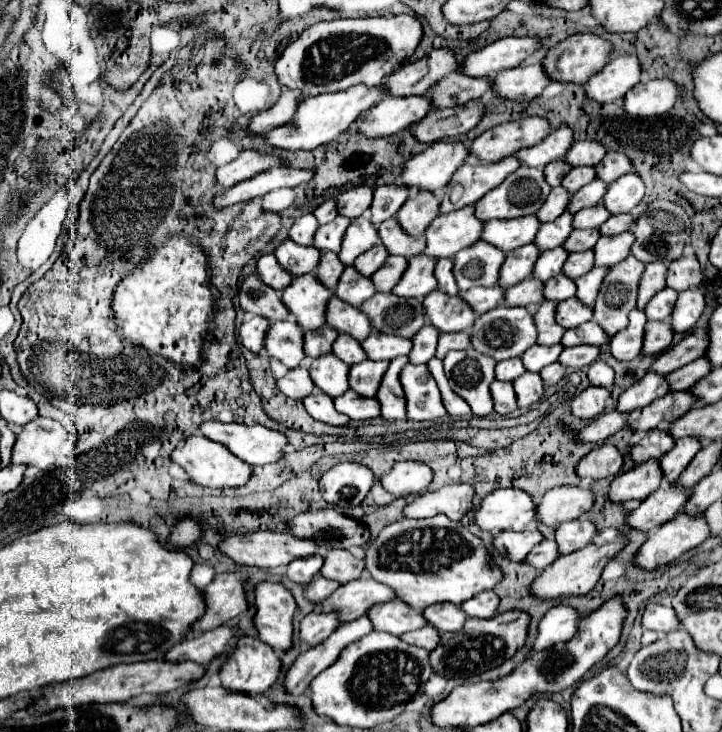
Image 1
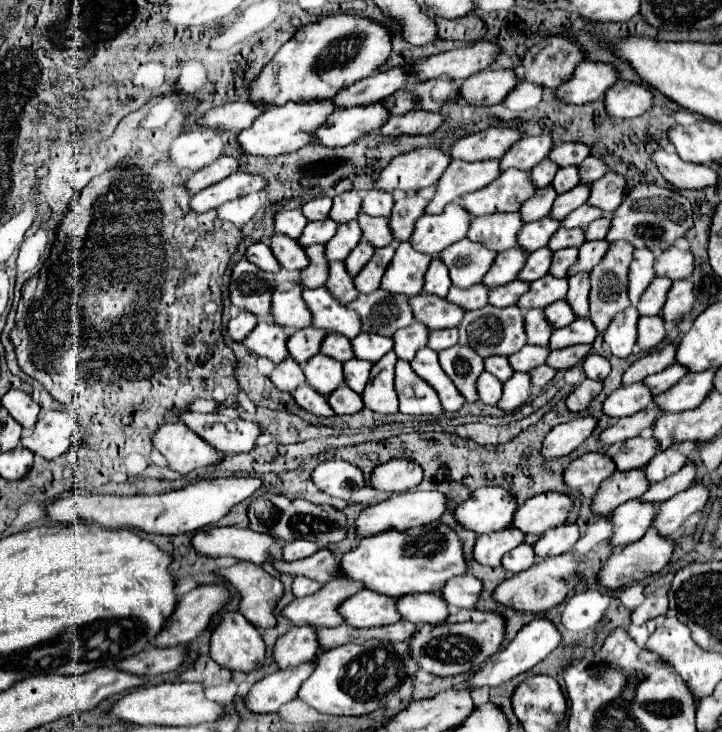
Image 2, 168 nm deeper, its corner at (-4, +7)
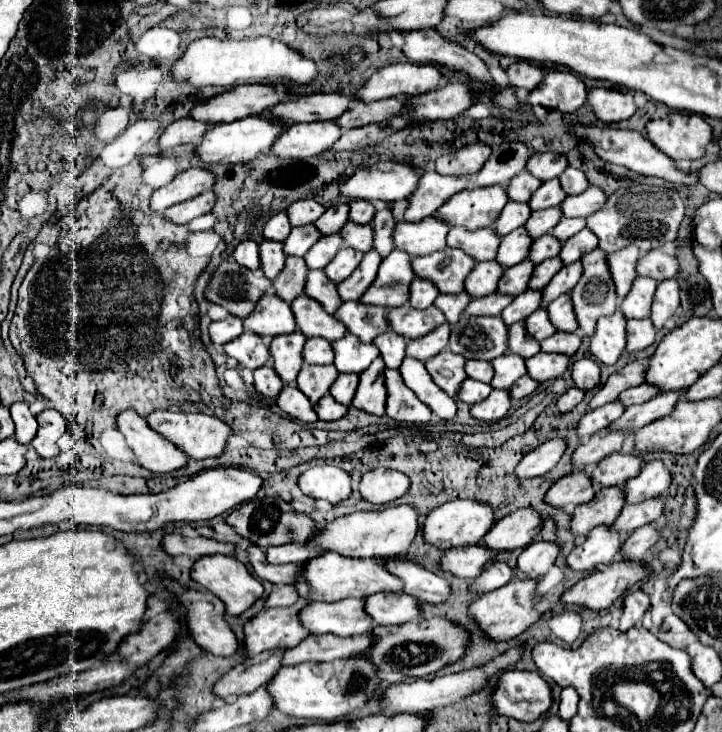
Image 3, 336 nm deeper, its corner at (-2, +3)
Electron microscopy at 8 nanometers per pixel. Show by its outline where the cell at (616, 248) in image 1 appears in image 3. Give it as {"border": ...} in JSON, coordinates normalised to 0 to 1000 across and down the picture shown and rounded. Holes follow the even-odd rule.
{"border":[[[803,358],[781,363],[762,385],[759,391],[751,396],[751,415],[748,421],[756,421],[765,410],[770,410],[773,404],[789,399],[798,391],[798,383],[803,383]]]}

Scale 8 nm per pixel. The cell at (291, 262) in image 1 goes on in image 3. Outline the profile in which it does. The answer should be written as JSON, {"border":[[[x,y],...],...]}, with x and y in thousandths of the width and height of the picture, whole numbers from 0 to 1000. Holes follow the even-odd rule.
{"border":[[[366,328],[360,333],[360,369],[371,383],[380,383],[388,374],[388,366],[393,366],[393,355],[396,355],[396,347],[388,331]]]}

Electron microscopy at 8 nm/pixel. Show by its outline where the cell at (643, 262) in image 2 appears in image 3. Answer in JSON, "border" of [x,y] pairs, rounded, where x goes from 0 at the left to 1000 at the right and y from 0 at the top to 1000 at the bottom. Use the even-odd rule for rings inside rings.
{"border":[[[875,336],[839,347],[842,369],[853,388],[856,410],[861,410],[870,402],[870,393],[875,391],[875,380],[881,380],[881,355],[884,352],[886,352],[886,344],[884,344],[884,339],[875,339]]]}

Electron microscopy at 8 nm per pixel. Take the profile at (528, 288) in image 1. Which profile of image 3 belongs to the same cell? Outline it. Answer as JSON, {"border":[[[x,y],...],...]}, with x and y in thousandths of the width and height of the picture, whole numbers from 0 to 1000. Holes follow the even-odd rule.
{"border":[[[679,402],[670,407],[659,407],[648,415],[648,421],[643,423],[645,432],[690,432],[706,413],[712,404],[698,404],[698,402]]]}

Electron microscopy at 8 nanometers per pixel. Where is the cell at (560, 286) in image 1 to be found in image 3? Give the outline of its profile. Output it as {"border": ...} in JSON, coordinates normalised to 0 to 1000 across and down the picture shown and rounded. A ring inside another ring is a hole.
{"border":[[[729,396],[729,399],[720,399],[706,418],[698,421],[698,426],[693,429],[698,443],[706,445],[712,440],[720,440],[720,437],[729,437],[740,423],[745,423],[748,418],[748,396]]]}

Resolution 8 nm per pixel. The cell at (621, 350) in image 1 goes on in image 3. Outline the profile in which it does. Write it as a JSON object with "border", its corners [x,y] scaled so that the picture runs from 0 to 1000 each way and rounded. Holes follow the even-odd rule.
{"border":[[[859,423],[848,432],[837,432],[825,443],[825,454],[817,459],[817,484],[834,497],[853,497],[867,473],[867,434]]]}

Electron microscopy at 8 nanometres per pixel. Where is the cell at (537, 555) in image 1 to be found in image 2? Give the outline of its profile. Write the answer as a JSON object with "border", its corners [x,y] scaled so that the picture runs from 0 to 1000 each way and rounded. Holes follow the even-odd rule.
{"border":[[[720,743],[717,749],[706,751],[698,765],[695,773],[706,781],[706,784],[717,784],[726,781],[729,776],[734,776],[740,768],[745,765],[742,754],[740,754],[740,743]]]}

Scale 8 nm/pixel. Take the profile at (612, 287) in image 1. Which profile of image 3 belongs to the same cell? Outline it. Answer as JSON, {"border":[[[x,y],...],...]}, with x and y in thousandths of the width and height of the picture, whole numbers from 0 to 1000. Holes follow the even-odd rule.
{"border":[[[831,339],[806,350],[803,358],[809,372],[803,385],[789,396],[789,410],[803,451],[809,459],[820,459],[825,437],[853,426],[853,399],[842,361],[837,361],[837,344]]]}

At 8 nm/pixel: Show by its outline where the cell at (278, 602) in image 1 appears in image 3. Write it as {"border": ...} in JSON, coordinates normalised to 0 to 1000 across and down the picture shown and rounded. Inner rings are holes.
{"border":[[[294,757],[294,760],[280,760],[277,765],[269,768],[263,787],[269,795],[274,795],[277,801],[283,801],[285,806],[291,806],[296,814],[302,814],[310,828],[313,828],[313,839],[316,842],[327,842],[335,839],[341,831],[346,831],[366,809],[363,798],[343,781],[343,776],[324,765],[321,760],[307,760],[307,757]]]}

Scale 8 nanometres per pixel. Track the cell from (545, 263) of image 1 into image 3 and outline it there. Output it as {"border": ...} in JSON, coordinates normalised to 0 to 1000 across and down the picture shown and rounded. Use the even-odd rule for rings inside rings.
{"border":[[[726,355],[726,358],[715,361],[712,366],[701,366],[698,377],[690,385],[690,399],[704,402],[704,404],[717,404],[720,399],[726,399],[731,393],[737,366],[740,366],[740,361],[734,355]]]}

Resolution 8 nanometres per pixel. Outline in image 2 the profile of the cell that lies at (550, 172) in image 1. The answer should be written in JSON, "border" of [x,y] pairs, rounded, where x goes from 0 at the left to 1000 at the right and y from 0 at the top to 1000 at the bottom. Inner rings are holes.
{"border":[[[751,219],[745,227],[740,227],[737,232],[737,246],[742,251],[742,257],[753,257],[753,254],[762,254],[767,240],[773,235],[773,224],[765,221],[765,219]]]}

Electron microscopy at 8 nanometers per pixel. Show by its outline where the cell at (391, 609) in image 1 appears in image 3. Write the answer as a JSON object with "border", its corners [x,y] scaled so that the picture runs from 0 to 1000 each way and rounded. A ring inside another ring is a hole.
{"border":[[[468,820],[468,822],[432,822],[424,825],[413,844],[429,866],[465,866],[496,869],[512,863],[521,850],[504,836],[504,820]]]}

